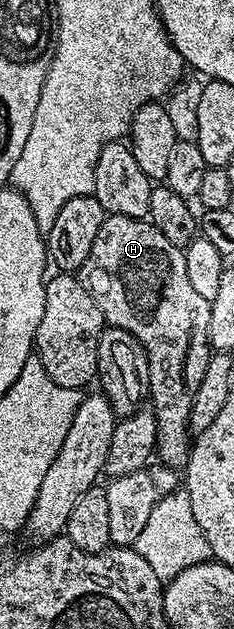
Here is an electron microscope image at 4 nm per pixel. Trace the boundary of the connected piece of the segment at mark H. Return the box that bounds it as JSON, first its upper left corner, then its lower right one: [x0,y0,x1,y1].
[83,214,211,467]

